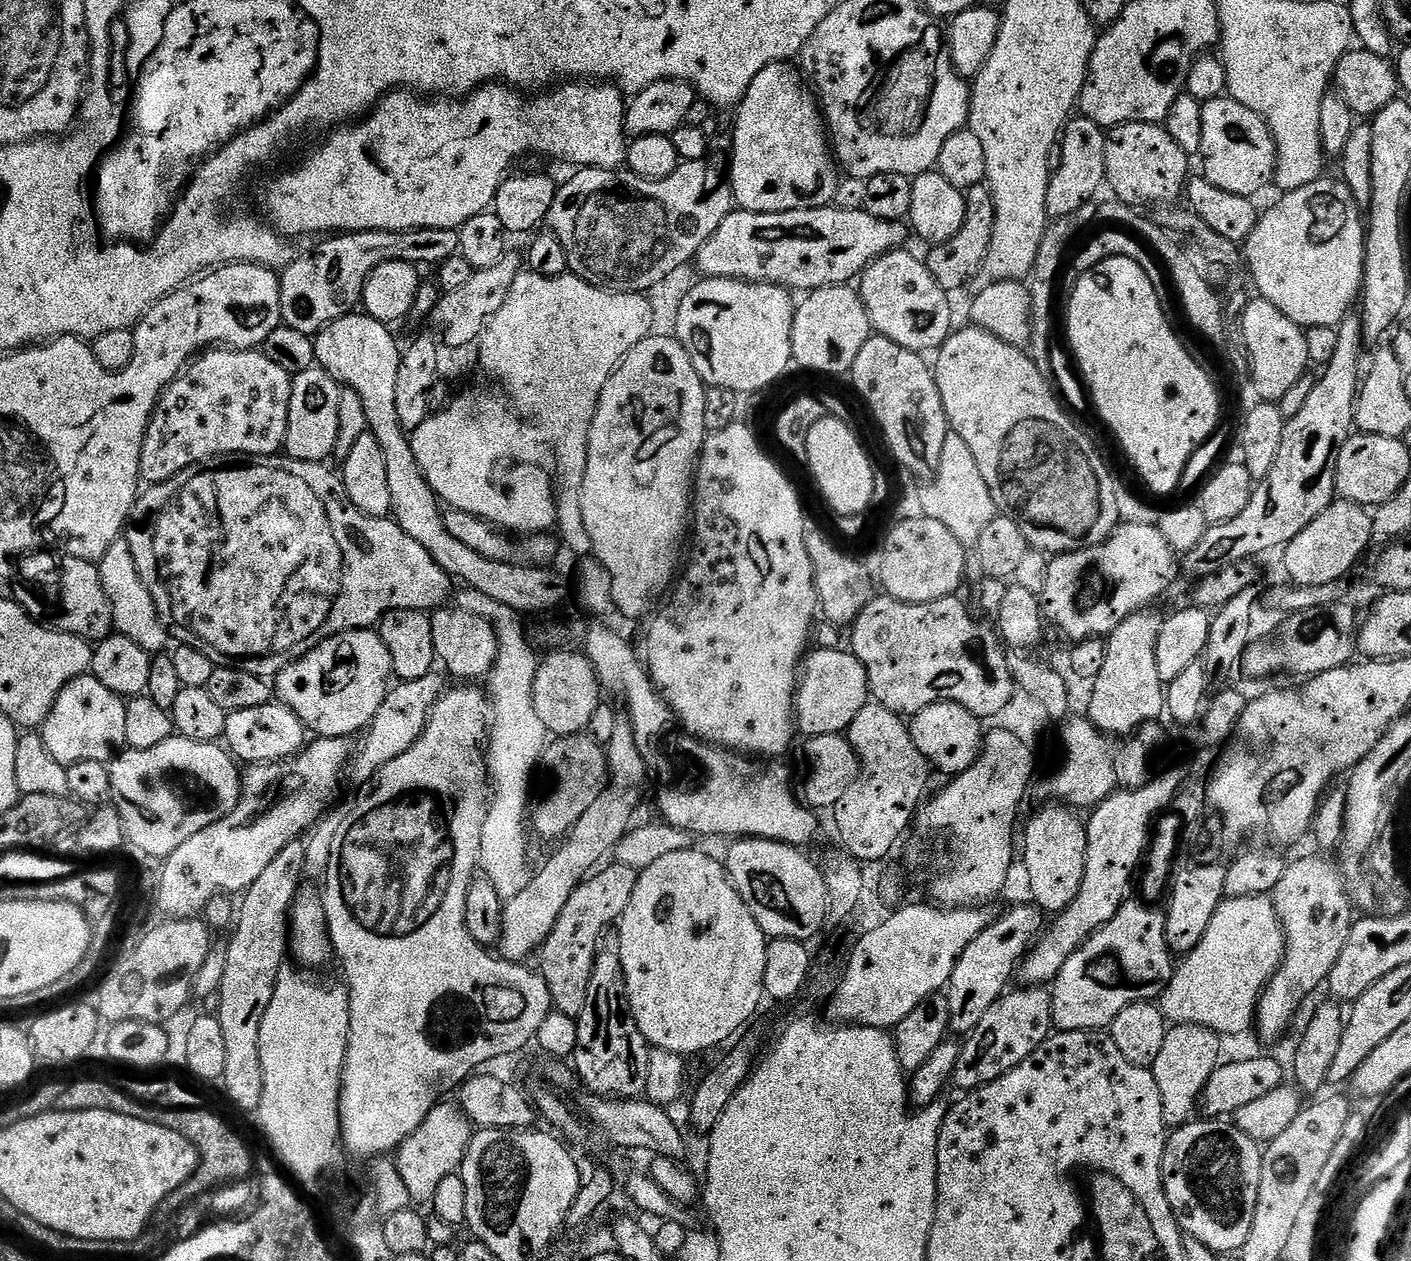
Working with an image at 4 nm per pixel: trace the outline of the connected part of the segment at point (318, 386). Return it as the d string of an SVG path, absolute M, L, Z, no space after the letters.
M313 366L292 378L290 418L286 422L283 451L294 460L323 464L336 451L338 442L338 398L341 385L325 368Z

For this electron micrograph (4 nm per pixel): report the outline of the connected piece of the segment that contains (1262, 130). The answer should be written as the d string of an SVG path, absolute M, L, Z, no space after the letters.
M1227 94L1219 96L1217 100L1203 101L1203 105L1203 175L1214 186L1230 190L1230 194L1255 197L1256 192L1263 190L1264 184L1273 183L1276 174L1276 139L1272 136L1271 129L1261 116L1254 114L1254 110L1242 106L1242 102L1233 100Z

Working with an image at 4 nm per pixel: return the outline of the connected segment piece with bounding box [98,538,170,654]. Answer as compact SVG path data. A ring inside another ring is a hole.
M127 539L115 540L98 562L98 567L104 593L112 607L112 623L115 631L130 638L130 642L138 642L138 646L142 646L142 650L146 650L149 654L163 653L170 644L168 629L161 625L154 602L140 580Z

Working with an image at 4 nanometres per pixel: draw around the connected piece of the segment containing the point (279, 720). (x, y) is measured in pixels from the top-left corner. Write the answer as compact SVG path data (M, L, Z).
M273 702L266 706L254 706L254 710L229 712L224 727L223 743L237 761L245 765L278 764L290 760L305 747L306 729L301 720L284 704Z

